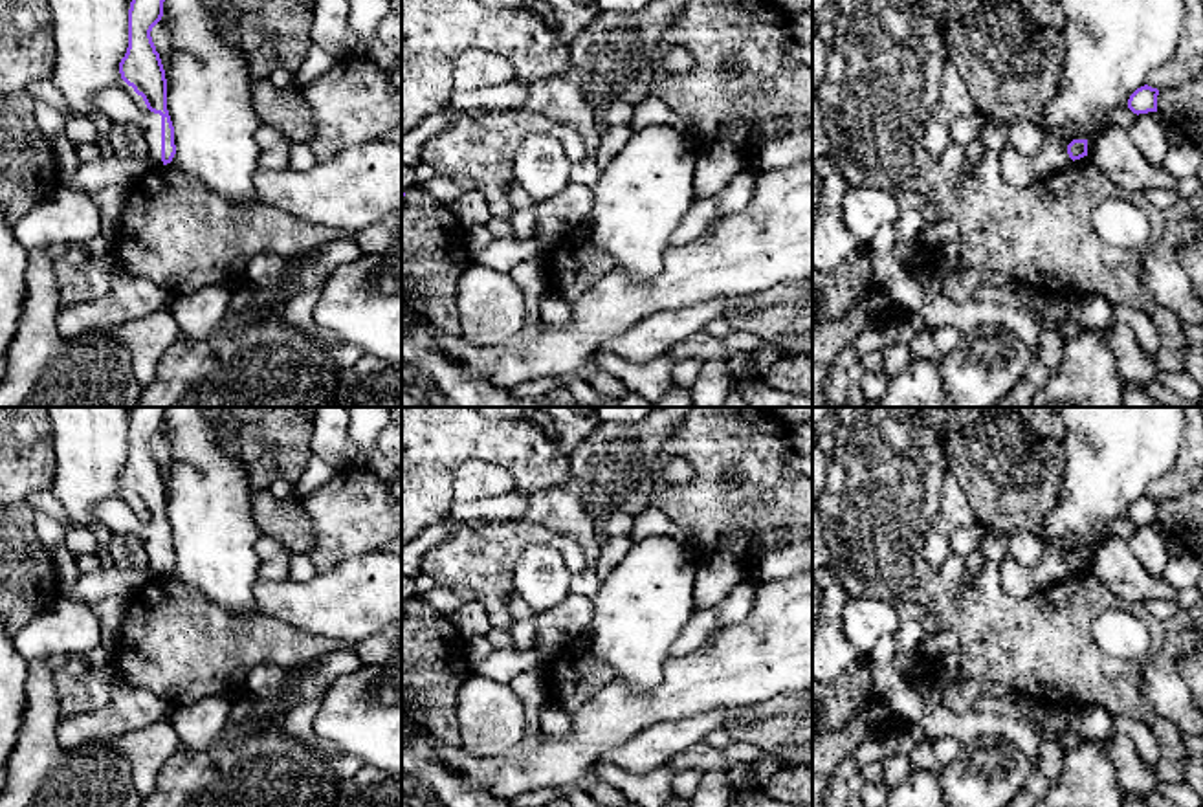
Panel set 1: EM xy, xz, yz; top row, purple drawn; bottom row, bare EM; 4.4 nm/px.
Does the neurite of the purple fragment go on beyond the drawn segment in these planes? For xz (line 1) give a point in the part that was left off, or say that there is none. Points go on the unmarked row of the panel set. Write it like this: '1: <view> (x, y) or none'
1: none

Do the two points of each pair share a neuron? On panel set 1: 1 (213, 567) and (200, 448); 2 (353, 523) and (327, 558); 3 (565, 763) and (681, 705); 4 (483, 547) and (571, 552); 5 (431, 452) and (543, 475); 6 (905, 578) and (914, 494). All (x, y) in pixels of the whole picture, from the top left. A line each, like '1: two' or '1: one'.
1: one
2: one
3: one
4: one
5: one
6: one

